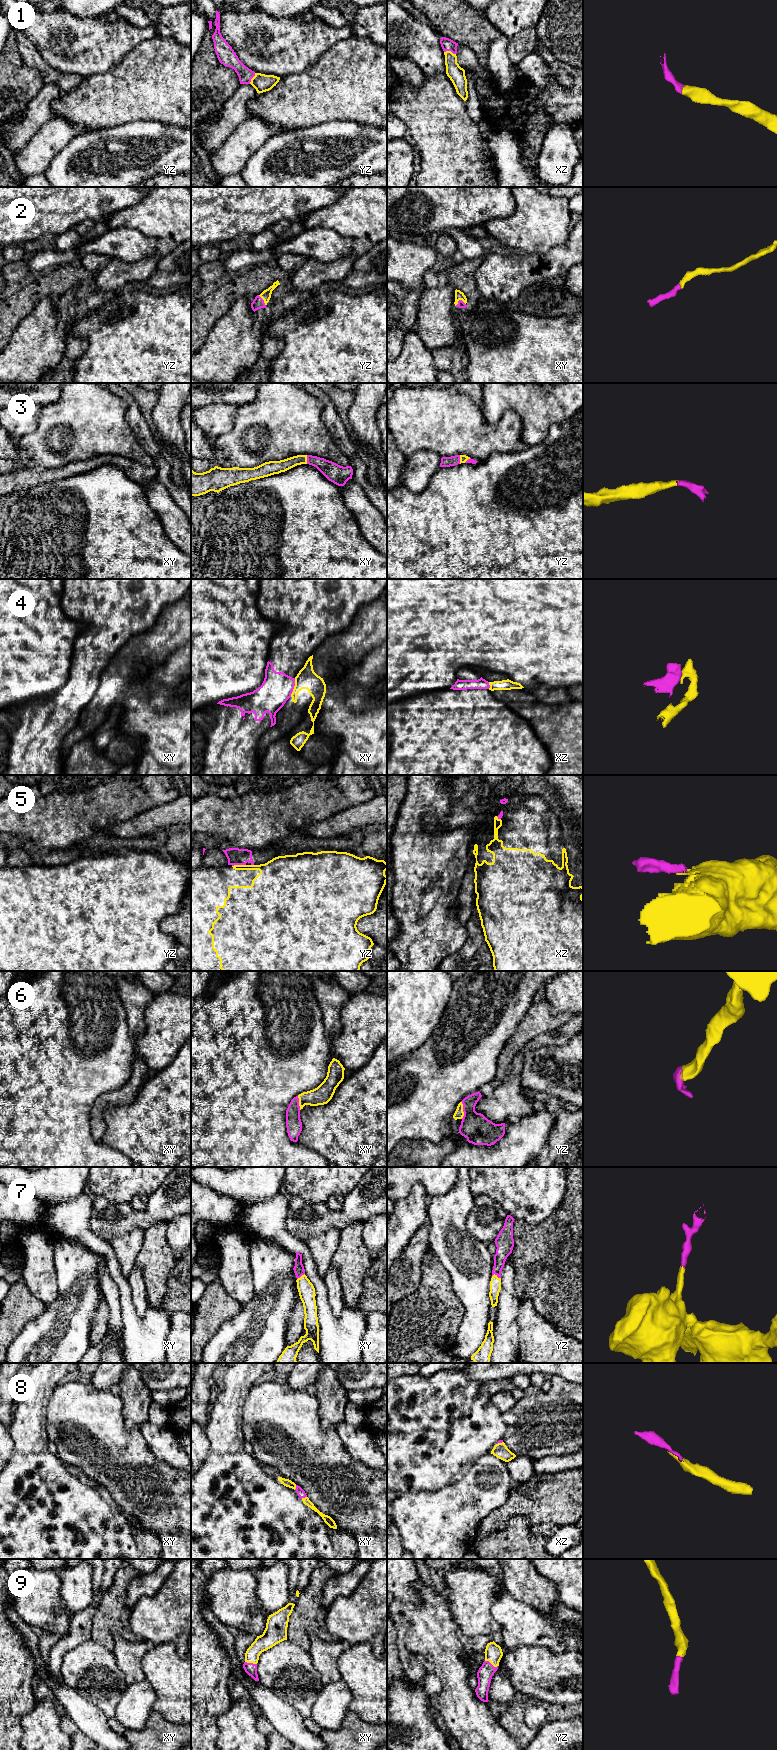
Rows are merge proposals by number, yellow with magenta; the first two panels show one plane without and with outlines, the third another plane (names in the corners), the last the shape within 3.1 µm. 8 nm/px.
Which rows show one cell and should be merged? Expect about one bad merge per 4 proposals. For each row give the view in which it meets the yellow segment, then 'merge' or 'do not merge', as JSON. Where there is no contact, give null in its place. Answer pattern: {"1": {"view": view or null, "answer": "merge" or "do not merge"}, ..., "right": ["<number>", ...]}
{"1": {"view": "xz", "answer": "merge"}, "2": {"view": "yz", "answer": "merge"}, "3": {"view": "xy", "answer": "merge"}, "4": {"view": "xy", "answer": "do not merge"}, "5": {"view": "yz", "answer": "do not merge"}, "6": {"view": "yz", "answer": "merge"}, "7": {"view": "yz", "answer": "merge"}, "8": {"view": "xy", "answer": "merge"}, "9": {"view": "yz", "answer": "merge"}, "right": ["1", "2", "3", "6", "7", "8", "9"]}

